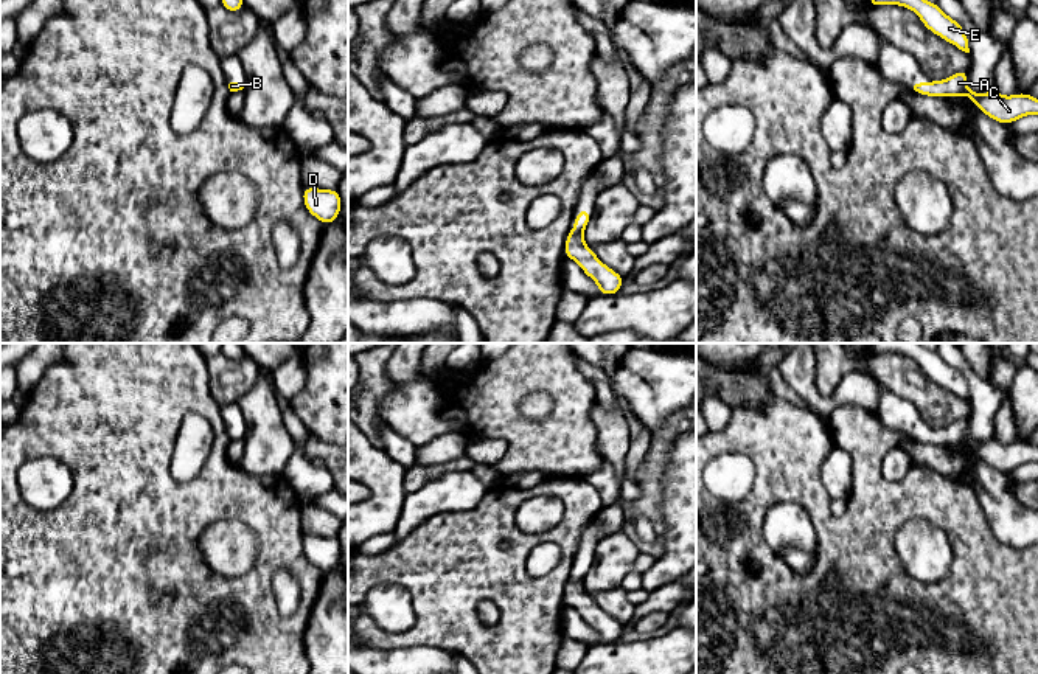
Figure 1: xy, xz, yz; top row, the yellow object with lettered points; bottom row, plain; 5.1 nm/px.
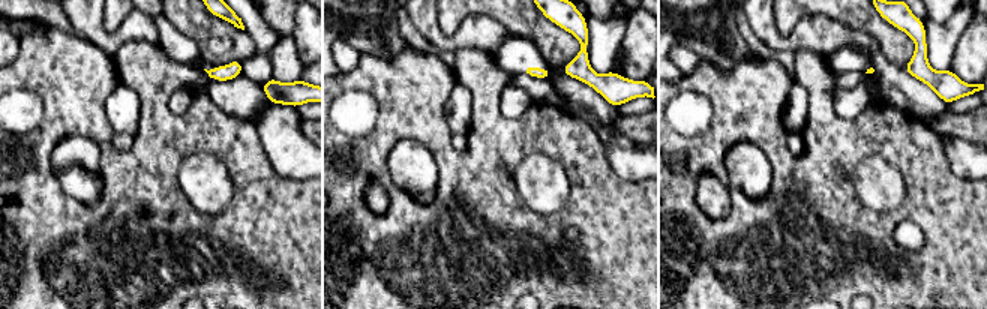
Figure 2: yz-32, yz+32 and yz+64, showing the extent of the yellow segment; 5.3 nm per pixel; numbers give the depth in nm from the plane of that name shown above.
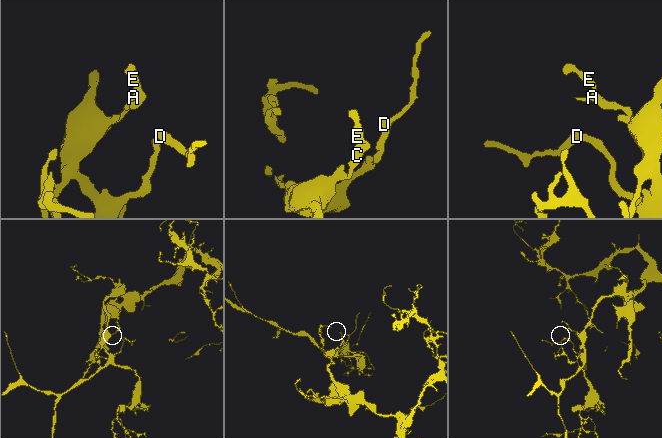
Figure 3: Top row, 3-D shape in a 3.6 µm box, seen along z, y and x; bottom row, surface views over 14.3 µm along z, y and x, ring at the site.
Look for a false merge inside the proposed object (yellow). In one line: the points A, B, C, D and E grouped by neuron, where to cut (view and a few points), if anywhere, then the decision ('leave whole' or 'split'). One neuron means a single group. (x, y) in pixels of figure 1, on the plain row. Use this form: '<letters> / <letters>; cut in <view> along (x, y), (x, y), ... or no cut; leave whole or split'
A B C D E; no cut; leave whole

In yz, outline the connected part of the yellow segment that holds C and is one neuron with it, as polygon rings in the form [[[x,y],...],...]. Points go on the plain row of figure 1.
[[[968,418],[957,419],[943,429],[912,430],[909,436],[925,444],[968,444],[988,466],[1010,472],[1026,463],[1038,463],[1038,446],[1029,441],[1004,444],[998,438],[976,441],[967,433]]]

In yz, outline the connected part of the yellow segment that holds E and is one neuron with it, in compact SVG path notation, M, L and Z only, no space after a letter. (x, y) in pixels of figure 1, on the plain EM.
M870 343L869 351L870 354L900 353L907 356L920 365L931 380L970 401L965 377L953 365L946 363L937 351L931 351L920 343Z

